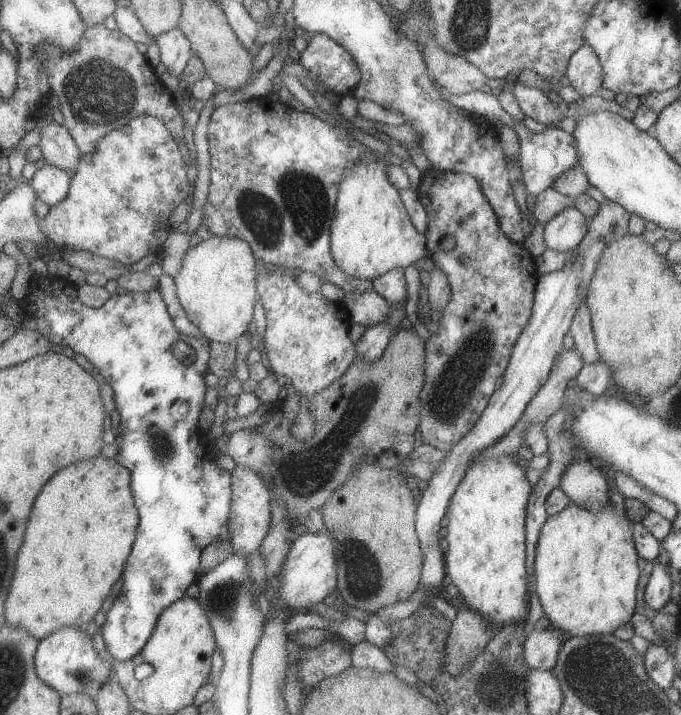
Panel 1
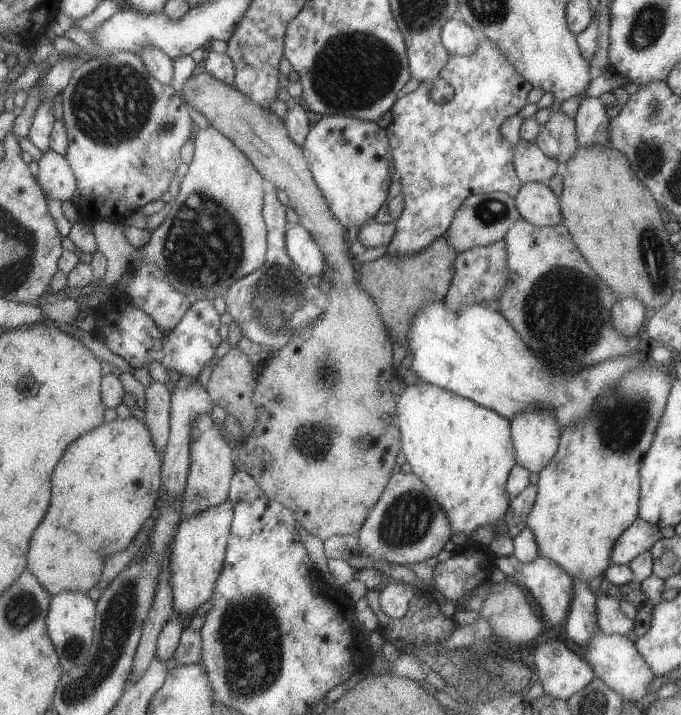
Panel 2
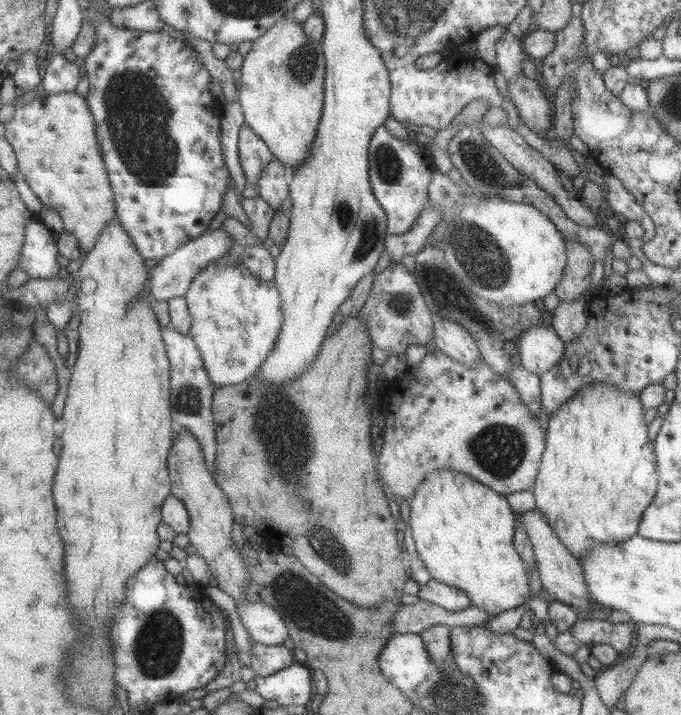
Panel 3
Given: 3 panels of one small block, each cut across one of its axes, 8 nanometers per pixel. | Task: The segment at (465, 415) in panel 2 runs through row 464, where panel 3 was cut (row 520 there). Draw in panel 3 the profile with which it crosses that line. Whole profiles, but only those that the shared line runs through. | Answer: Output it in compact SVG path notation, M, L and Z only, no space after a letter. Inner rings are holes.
M440 468L432 470L426 479L418 484L409 506L409 528L414 540L414 548L431 579L459 588L469 596L471 606L482 608L493 616L525 604L532 597L527 585L526 566L513 546L516 515L504 495L497 494L466 474Z

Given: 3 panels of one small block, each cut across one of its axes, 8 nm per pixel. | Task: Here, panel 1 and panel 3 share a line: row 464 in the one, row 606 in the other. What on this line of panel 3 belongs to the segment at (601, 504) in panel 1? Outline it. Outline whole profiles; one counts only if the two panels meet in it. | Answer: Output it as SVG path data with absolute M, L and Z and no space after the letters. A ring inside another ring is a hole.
M536 508L521 514L520 520L517 521L523 525L527 538L532 544L536 570L542 588L554 601L557 600L570 606L577 613L577 621L586 620L587 615L596 609L597 606L592 602L592 598L587 590L581 562L559 542L549 525L546 524L546 518Z

